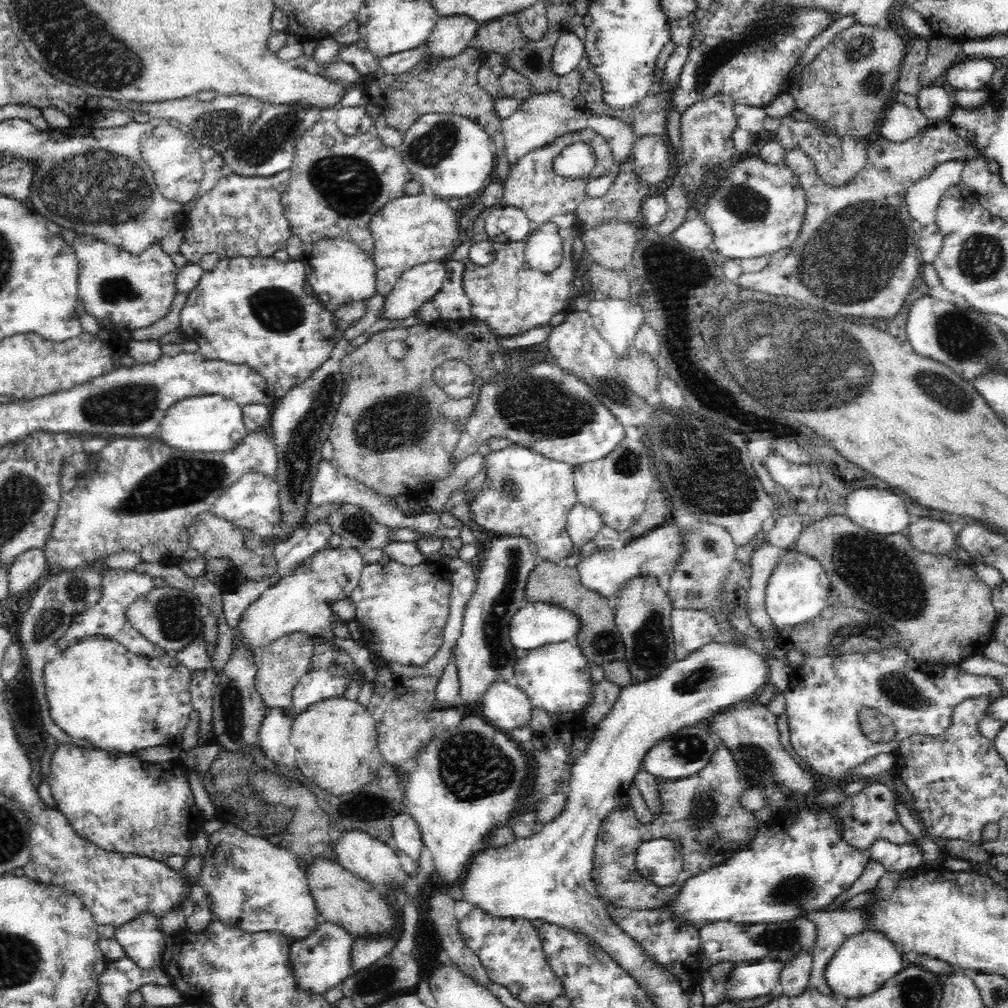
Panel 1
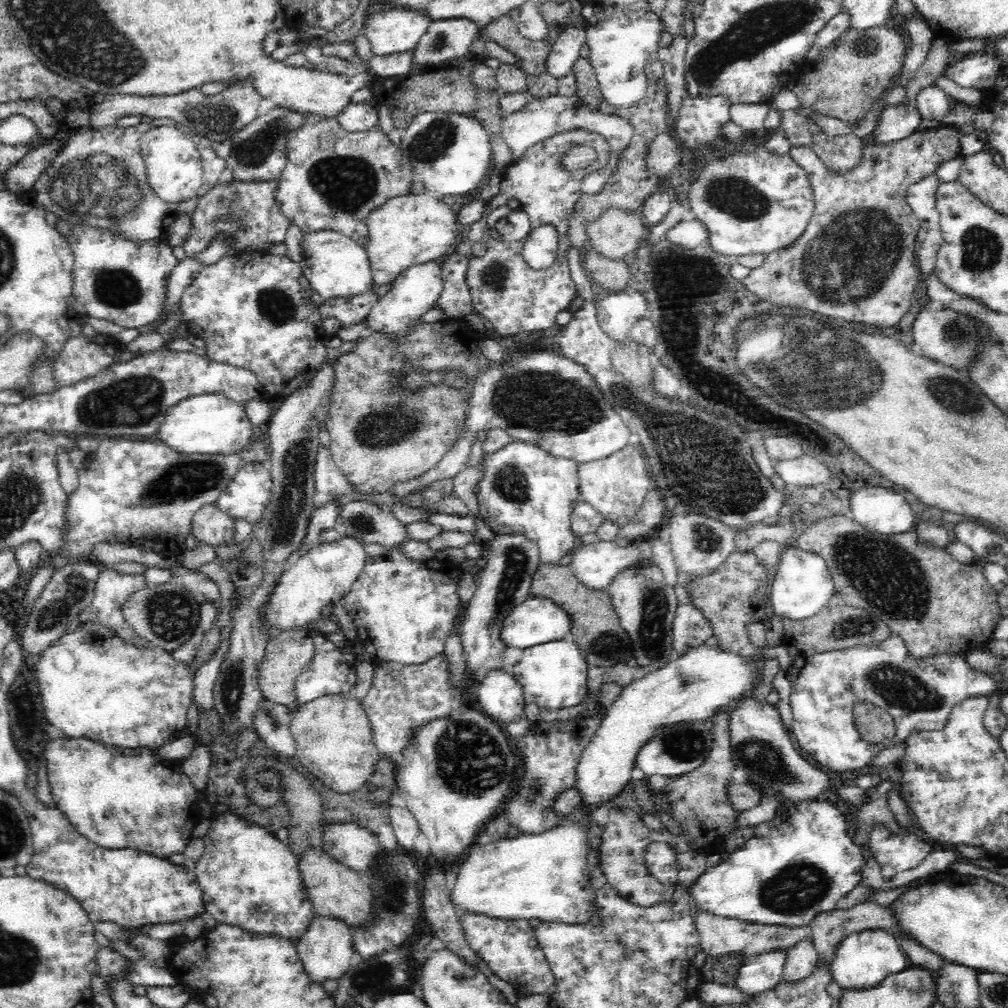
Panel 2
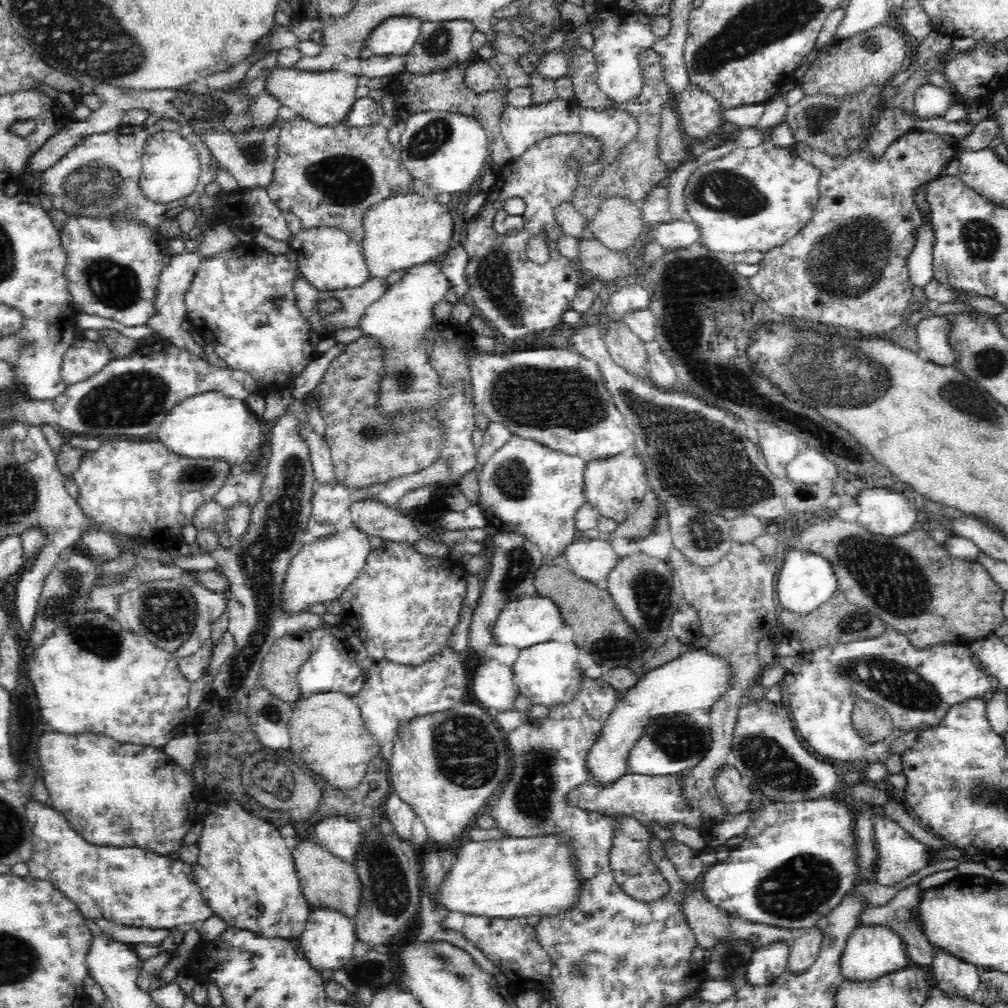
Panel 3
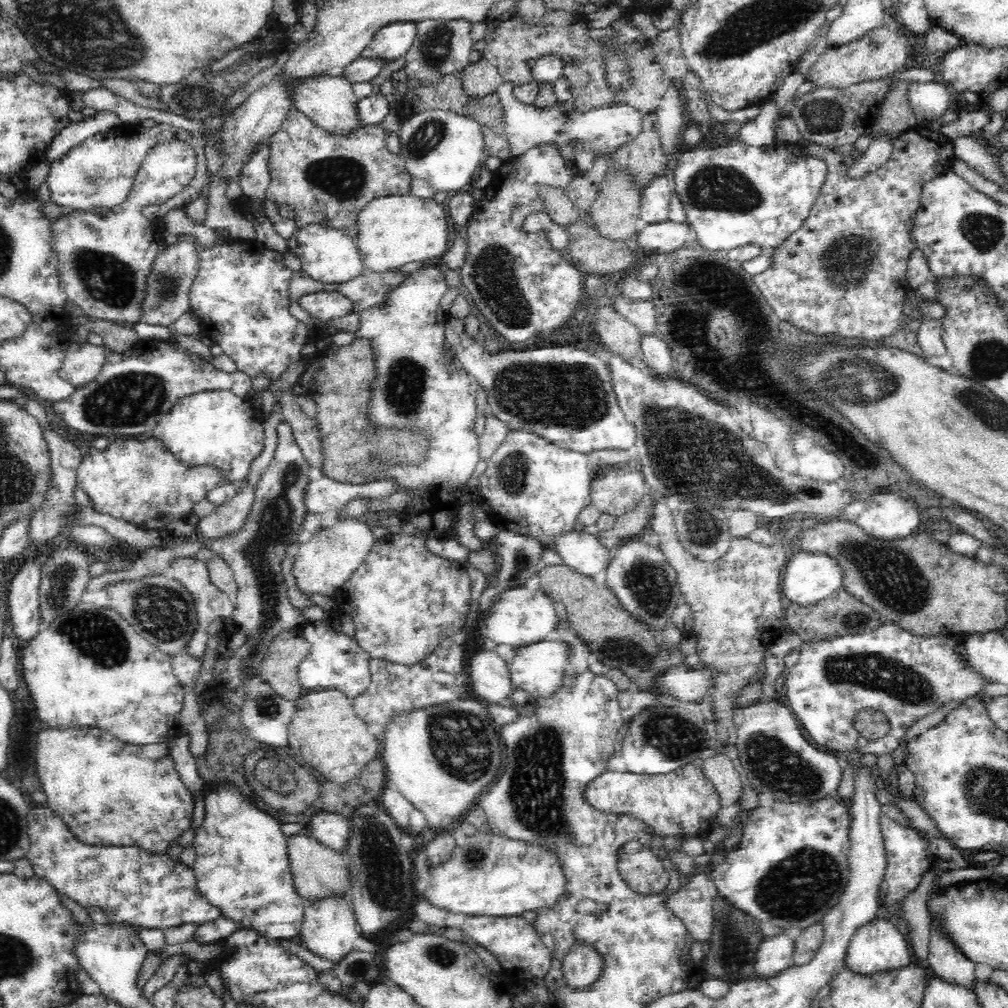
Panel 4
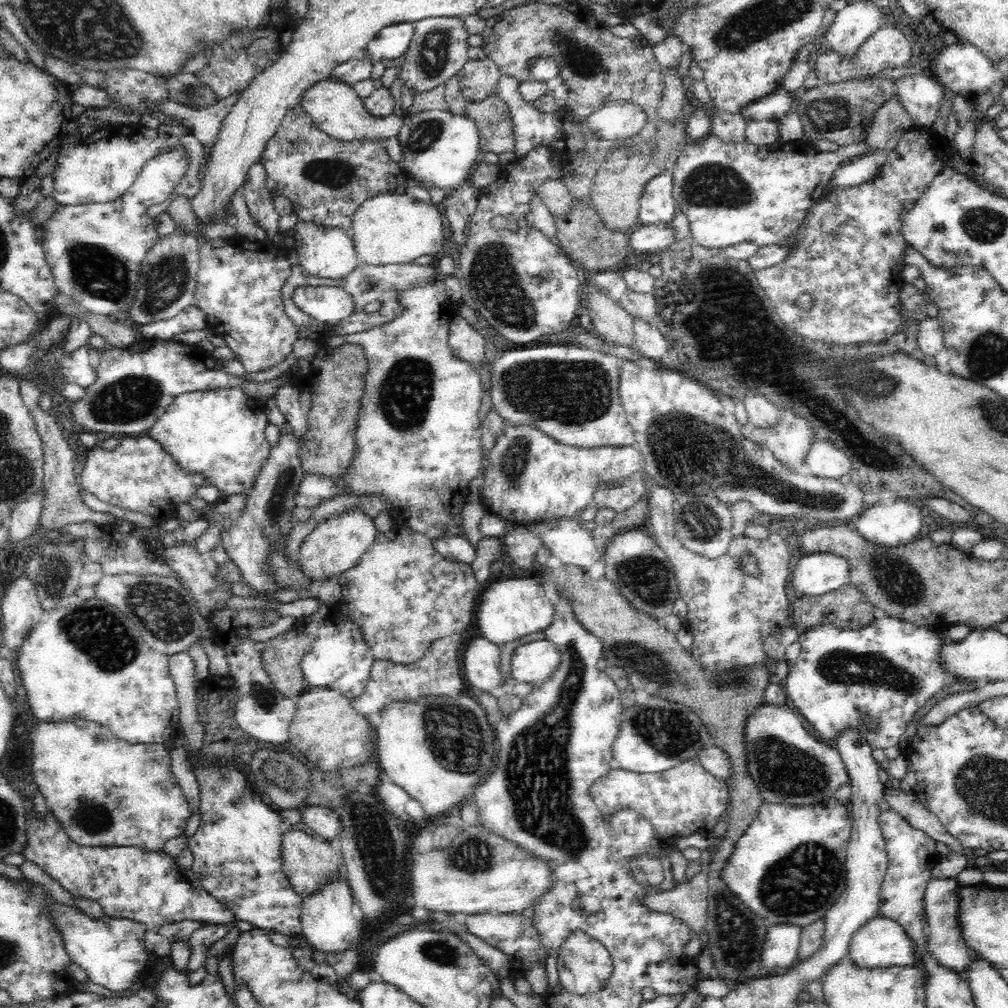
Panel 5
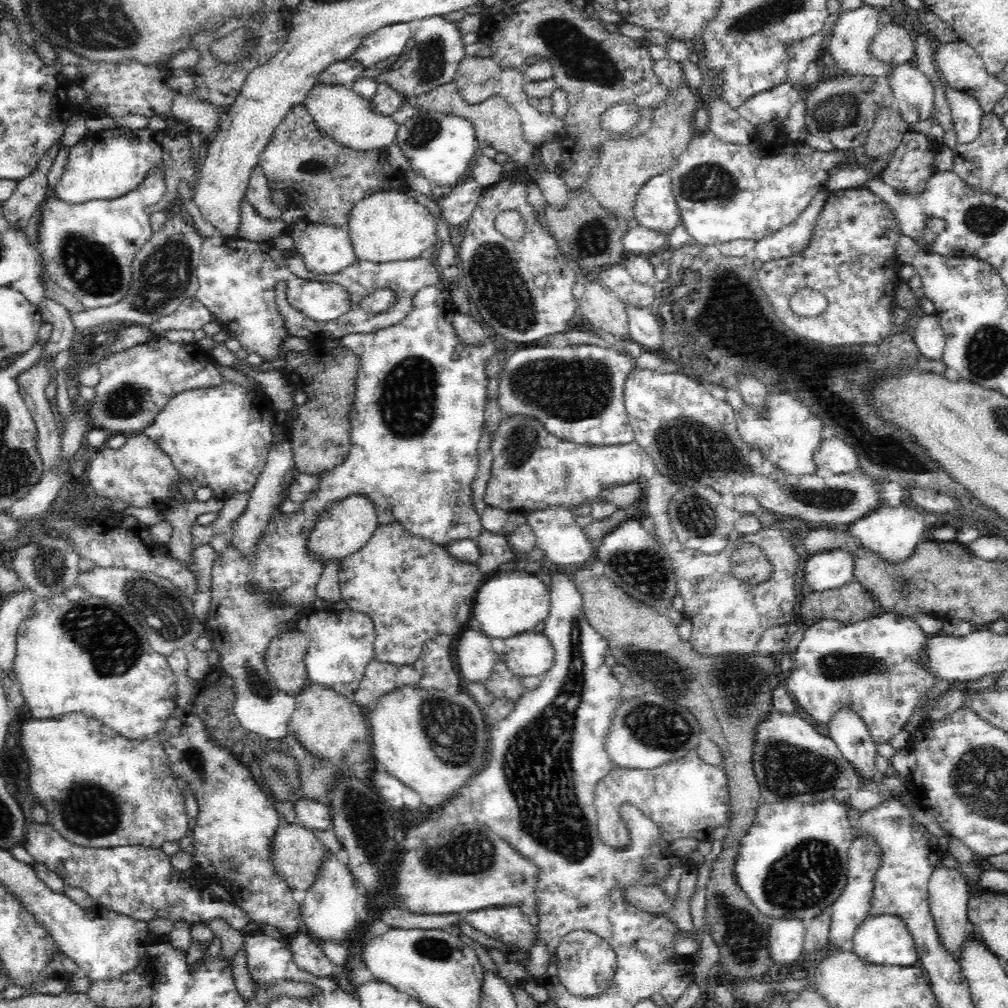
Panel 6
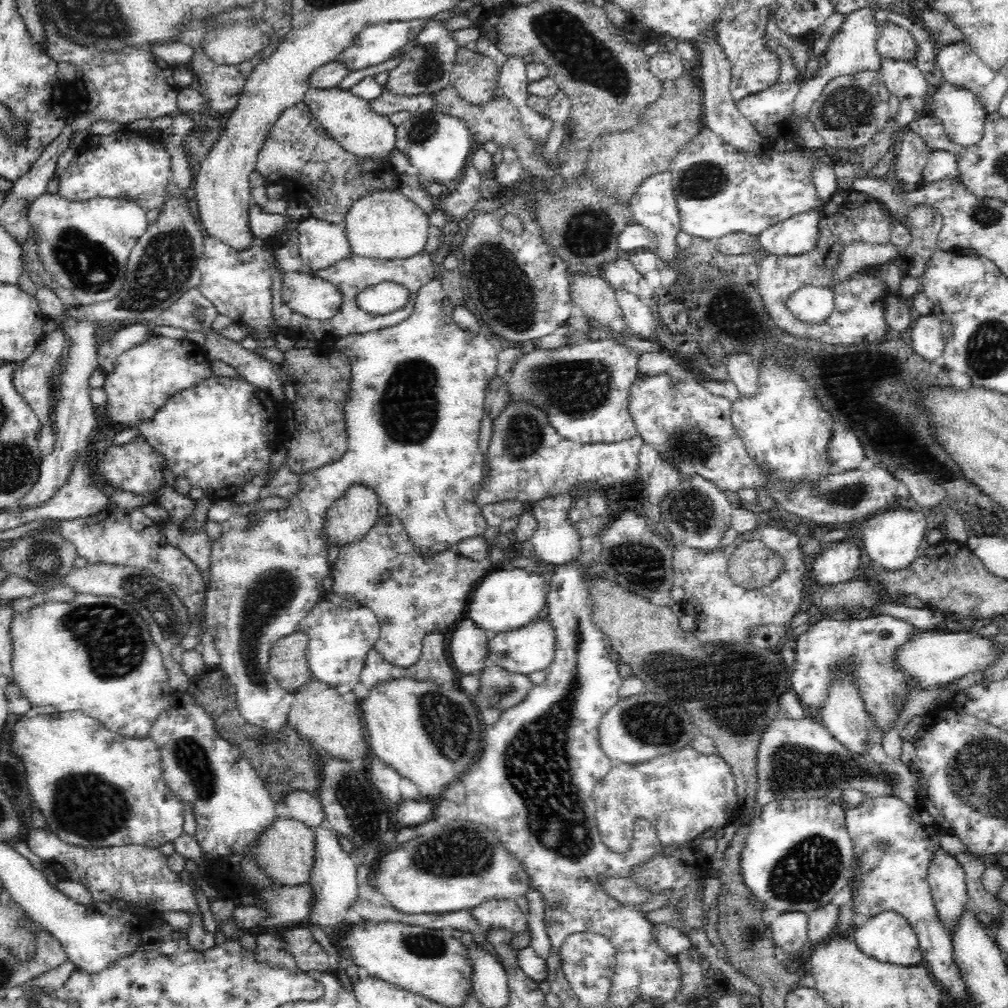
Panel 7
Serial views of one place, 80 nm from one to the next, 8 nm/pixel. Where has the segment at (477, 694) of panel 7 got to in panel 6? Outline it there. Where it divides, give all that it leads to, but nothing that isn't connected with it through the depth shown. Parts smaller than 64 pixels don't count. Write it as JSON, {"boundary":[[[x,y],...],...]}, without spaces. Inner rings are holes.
{"boundary":[[[496,660],[492,670],[488,672],[488,678],[484,678],[486,693],[495,700],[504,700],[514,703],[526,693],[522,676],[512,674],[504,662]]]}

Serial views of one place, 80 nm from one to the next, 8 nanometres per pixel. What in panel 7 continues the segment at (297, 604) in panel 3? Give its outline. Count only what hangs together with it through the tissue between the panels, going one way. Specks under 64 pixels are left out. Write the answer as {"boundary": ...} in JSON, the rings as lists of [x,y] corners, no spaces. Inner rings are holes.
{"boundary":[[[352,482],[327,512],[325,524],[330,544],[346,545],[362,536],[378,518],[379,498],[369,484]]]}

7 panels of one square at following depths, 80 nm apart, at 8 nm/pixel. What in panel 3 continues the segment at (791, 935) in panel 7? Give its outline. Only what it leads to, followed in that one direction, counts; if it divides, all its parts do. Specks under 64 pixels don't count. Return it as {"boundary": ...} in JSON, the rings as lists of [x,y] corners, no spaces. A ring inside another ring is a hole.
{"boundary":[[[774,942],[756,948],[746,966],[745,982],[750,986],[766,986],[776,982],[782,972],[787,970],[790,945]]]}

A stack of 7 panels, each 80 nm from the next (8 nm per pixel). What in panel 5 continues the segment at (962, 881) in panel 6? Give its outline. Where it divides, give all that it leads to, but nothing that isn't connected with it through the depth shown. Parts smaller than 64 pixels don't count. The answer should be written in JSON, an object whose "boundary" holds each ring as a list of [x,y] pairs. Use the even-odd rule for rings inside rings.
{"boundary":[[[957,876],[953,878],[936,878],[928,882],[926,894],[924,894],[925,916],[927,916],[927,932],[931,946],[931,957],[939,962],[940,966],[951,966],[956,974],[964,974],[968,970],[968,958],[973,954],[969,950],[963,937],[963,930],[959,927],[959,894],[960,883]]]}

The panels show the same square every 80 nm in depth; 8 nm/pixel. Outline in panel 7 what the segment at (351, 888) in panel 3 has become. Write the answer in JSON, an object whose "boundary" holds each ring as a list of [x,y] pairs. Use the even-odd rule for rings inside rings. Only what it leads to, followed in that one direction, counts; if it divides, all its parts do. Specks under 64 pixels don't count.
{"boundary":[[[280,811],[273,822],[262,828],[258,836],[244,847],[246,850],[240,850],[240,856],[248,861],[252,859],[256,868],[275,882],[293,886],[305,884],[309,880],[314,862],[313,830],[301,821],[287,817],[284,812]]]}

